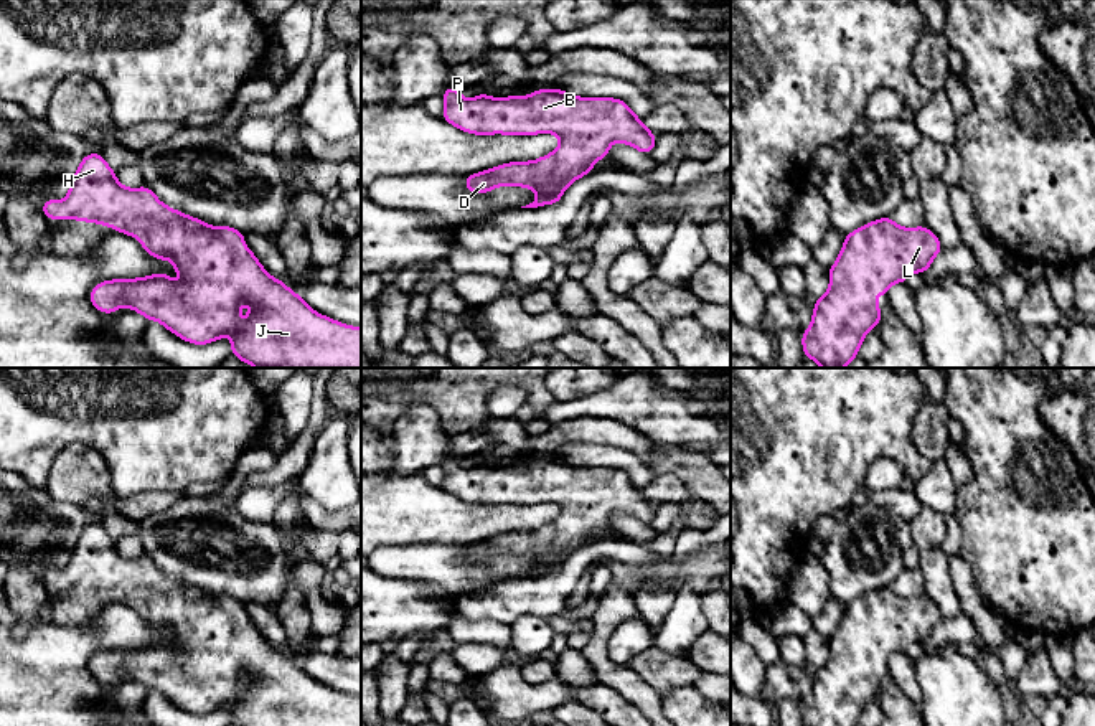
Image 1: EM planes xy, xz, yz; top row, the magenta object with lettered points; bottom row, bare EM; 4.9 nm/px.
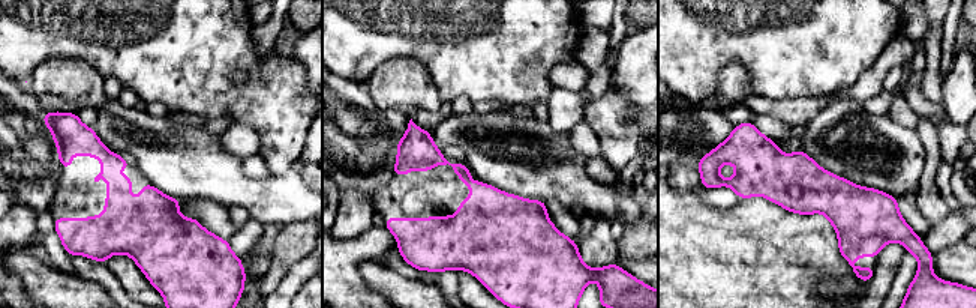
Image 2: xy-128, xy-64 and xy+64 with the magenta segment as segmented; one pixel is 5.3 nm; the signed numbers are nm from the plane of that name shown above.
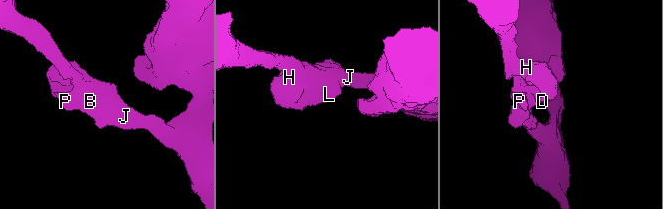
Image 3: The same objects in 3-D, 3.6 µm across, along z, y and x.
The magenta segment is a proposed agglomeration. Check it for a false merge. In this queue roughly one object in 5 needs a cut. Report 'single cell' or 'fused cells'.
single cell

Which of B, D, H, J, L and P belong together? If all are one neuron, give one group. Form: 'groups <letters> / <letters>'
groups B D H J L P

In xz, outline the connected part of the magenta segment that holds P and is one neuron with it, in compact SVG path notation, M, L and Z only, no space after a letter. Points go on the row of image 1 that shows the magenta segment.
M455 86L445 89L442 97L445 99L442 119L463 132L475 135L538 135L549 132L562 140L554 152L538 160L501 163L495 168L467 175L465 188L472 193L488 193L496 186L506 185L536 190L538 196L534 201L521 208L559 203L571 183L595 172L592 163L605 158L613 142L628 144L646 155L656 144L656 135L643 125L628 104L613 97L577 97L554 87L536 89L534 94L523 97L490 97L480 92L473 99L463 99Z

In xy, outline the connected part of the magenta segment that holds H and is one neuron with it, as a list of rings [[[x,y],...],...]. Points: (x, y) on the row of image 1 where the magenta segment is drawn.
[[[87,153],[69,182],[64,200],[41,203],[46,219],[71,218],[114,228],[134,239],[139,236],[145,252],[157,261],[172,261],[180,274],[178,284],[163,272],[139,279],[102,280],[89,292],[89,300],[99,312],[114,314],[125,305],[147,320],[160,322],[193,345],[206,345],[229,335],[233,356],[256,368],[361,368],[361,327],[350,327],[312,310],[300,295],[262,267],[254,252],[244,246],[246,234],[241,231],[229,226],[208,226],[201,219],[180,213],[163,205],[147,185],[122,186],[102,153]]]

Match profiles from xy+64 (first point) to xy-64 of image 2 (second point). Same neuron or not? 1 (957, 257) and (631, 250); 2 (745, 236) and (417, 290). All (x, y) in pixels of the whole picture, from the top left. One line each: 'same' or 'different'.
1: different
2: different

